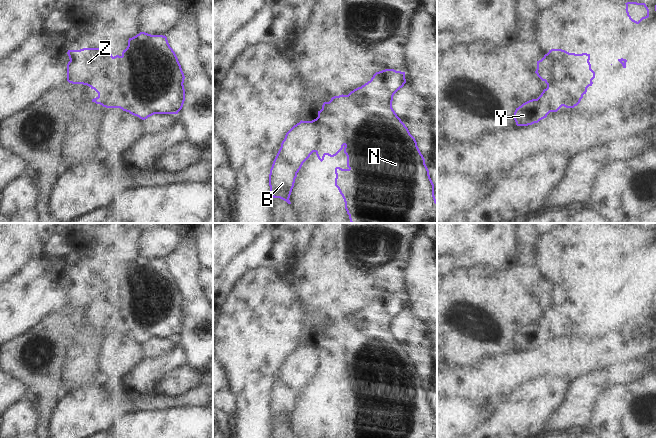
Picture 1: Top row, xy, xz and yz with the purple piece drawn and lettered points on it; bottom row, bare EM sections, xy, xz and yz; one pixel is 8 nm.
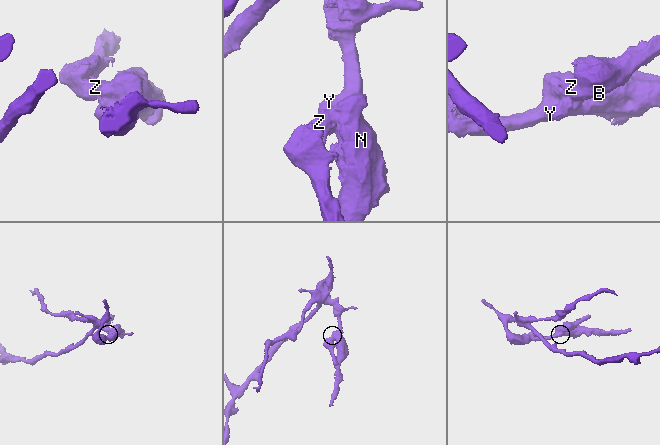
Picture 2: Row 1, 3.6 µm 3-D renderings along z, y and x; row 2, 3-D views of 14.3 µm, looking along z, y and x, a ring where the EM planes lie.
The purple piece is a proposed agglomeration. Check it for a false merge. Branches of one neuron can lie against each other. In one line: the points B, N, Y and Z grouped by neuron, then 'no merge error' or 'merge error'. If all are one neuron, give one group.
groups B Z / N Y; merge error

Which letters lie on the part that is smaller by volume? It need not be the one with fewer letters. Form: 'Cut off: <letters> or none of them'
Cut off: B, Z

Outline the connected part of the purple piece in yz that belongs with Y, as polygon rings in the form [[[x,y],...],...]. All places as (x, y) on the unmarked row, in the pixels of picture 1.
[[[556,281],[537,285],[535,297],[547,308],[547,312],[537,323],[529,324],[516,332],[514,344],[517,350],[538,347],[562,330],[574,332],[586,318],[587,312],[593,308],[581,296],[566,296]]]

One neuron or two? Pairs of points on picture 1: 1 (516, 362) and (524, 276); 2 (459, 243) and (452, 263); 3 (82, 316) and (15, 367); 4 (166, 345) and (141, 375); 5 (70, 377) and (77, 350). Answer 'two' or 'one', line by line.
1: two
2: two
3: one
4: two
5: one

